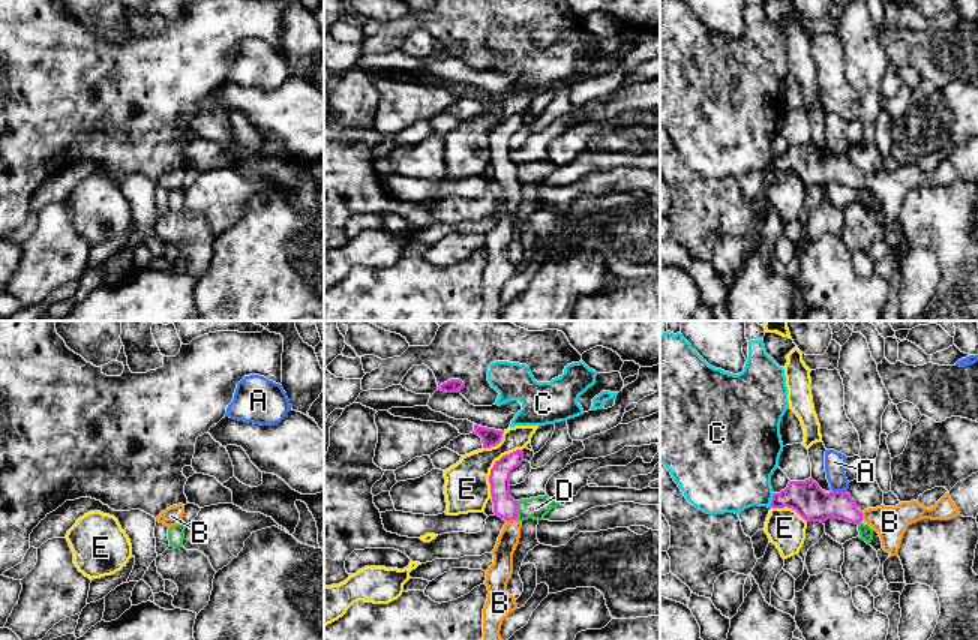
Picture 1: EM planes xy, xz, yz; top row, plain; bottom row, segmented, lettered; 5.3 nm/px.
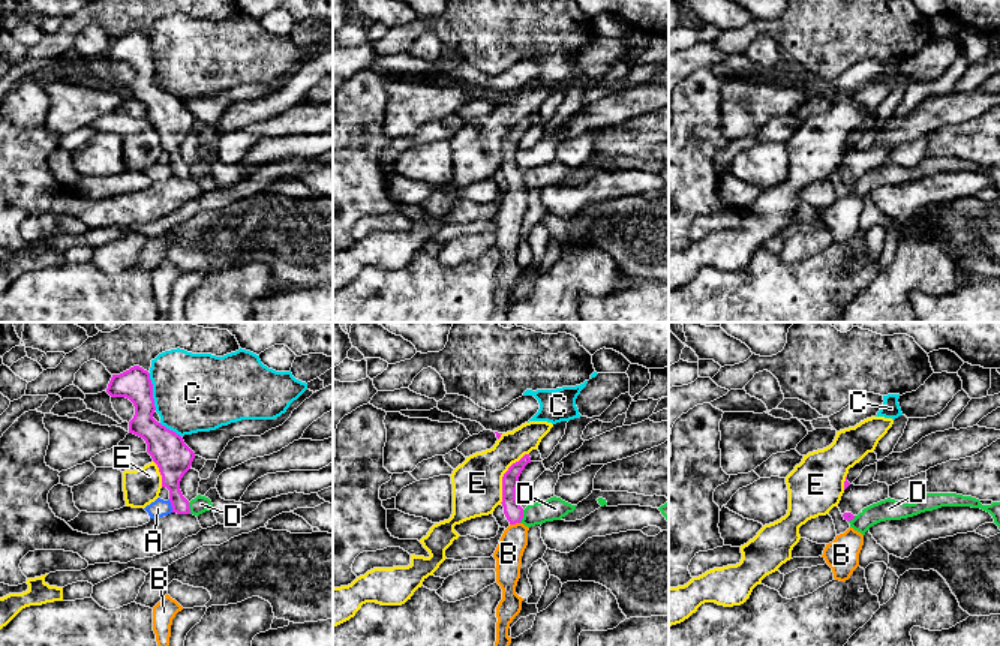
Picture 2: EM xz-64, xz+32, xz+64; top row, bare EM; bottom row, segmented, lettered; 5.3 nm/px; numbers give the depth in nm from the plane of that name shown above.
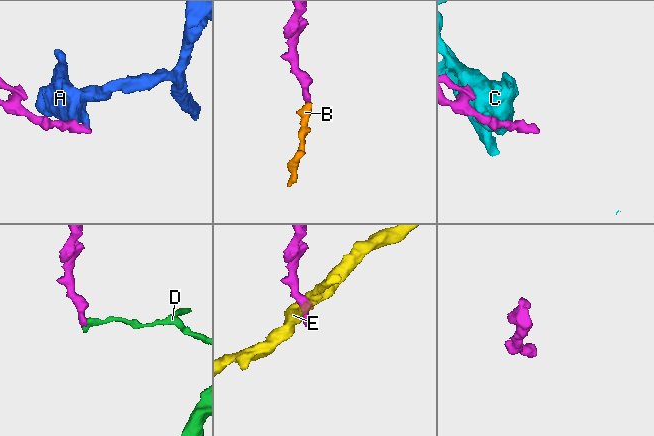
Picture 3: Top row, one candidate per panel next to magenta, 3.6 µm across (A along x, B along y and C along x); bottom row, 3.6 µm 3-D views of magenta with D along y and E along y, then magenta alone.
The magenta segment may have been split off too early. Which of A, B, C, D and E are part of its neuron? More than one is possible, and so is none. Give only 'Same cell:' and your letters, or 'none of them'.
Same cell: B

